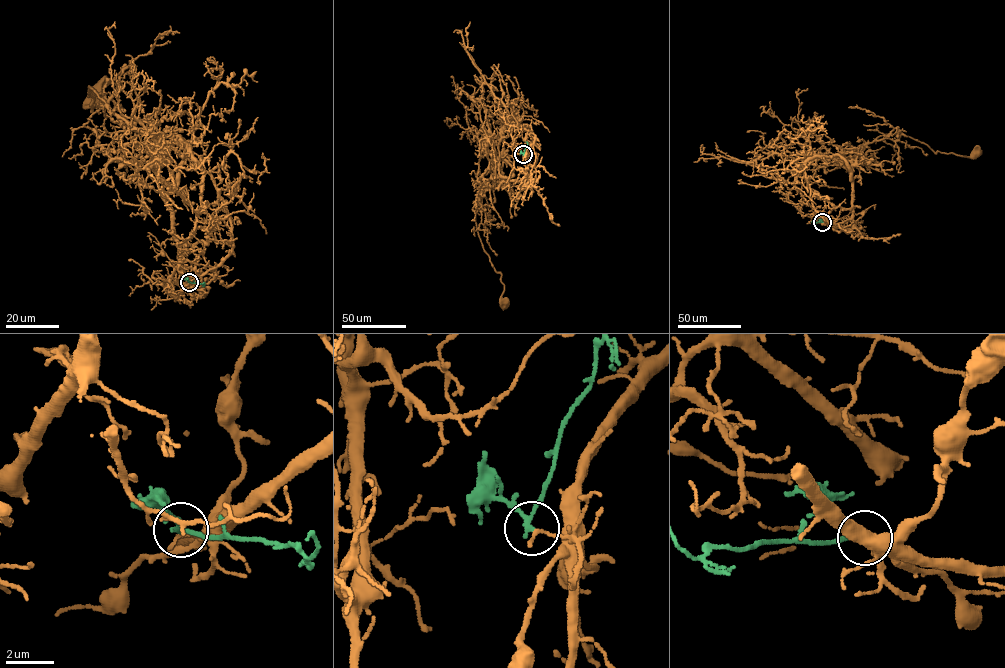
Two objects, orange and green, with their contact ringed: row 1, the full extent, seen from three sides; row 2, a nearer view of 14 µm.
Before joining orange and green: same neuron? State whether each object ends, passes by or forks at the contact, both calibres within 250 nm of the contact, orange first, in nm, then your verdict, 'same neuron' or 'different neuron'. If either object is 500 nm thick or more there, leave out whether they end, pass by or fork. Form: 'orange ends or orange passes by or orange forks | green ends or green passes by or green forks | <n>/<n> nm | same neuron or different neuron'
orange ends | green passes by | 160/170 nm | different neuron

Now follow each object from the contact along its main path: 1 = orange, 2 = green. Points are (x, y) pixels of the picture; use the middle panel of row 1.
1: (523, 154), (526, 177), (501, 176), (476, 208), (479, 237), (501, 275), (506, 303)
2: (523, 154), (526, 141)

